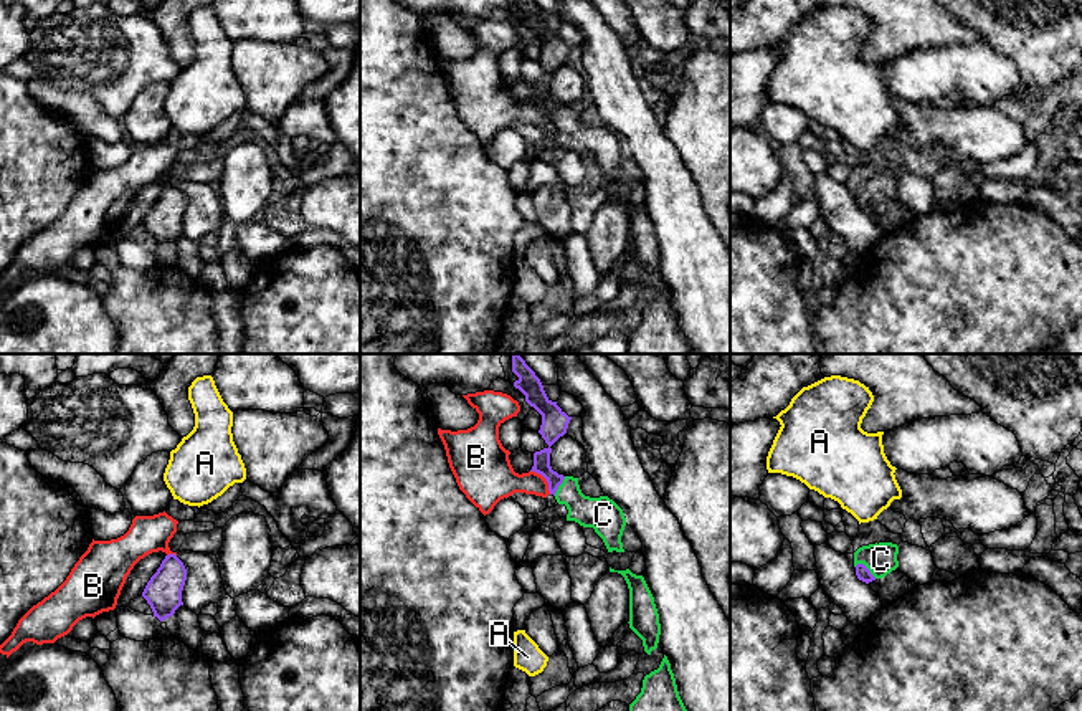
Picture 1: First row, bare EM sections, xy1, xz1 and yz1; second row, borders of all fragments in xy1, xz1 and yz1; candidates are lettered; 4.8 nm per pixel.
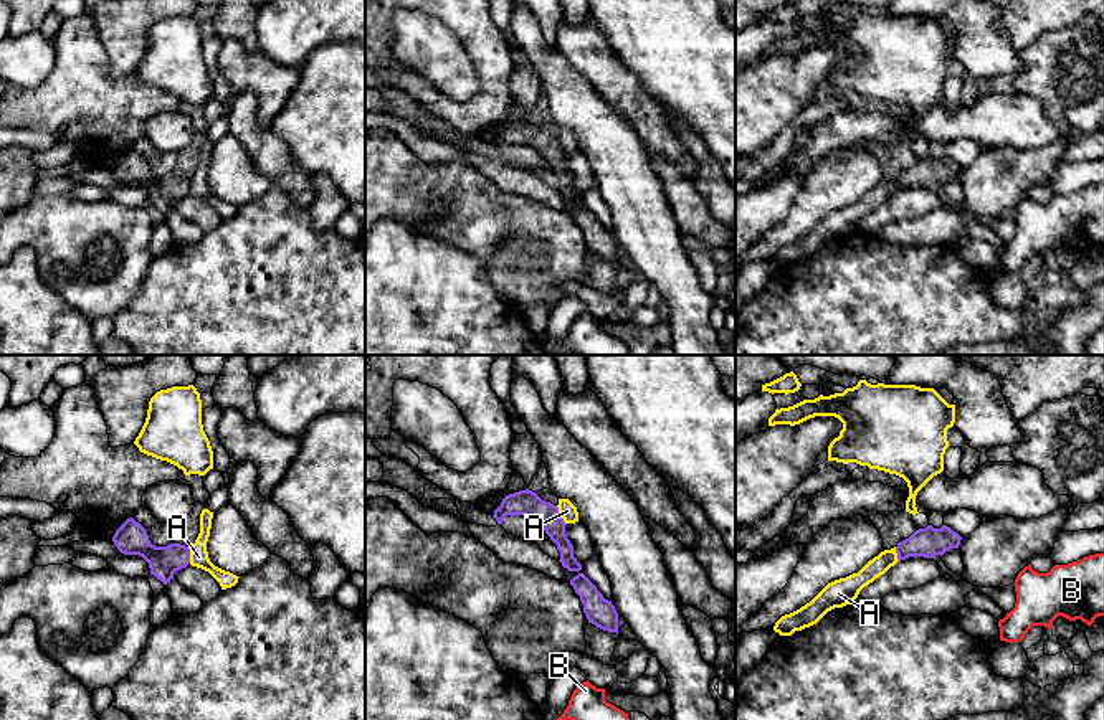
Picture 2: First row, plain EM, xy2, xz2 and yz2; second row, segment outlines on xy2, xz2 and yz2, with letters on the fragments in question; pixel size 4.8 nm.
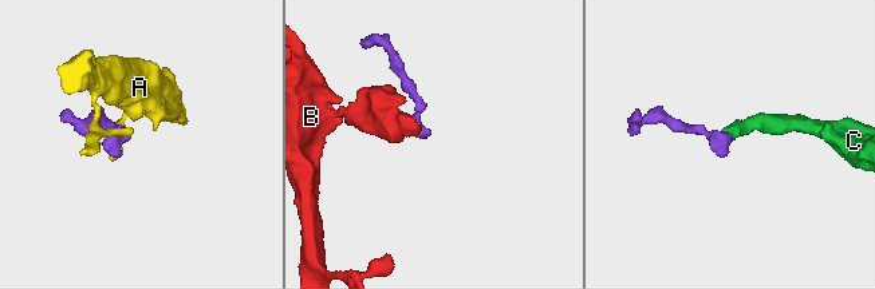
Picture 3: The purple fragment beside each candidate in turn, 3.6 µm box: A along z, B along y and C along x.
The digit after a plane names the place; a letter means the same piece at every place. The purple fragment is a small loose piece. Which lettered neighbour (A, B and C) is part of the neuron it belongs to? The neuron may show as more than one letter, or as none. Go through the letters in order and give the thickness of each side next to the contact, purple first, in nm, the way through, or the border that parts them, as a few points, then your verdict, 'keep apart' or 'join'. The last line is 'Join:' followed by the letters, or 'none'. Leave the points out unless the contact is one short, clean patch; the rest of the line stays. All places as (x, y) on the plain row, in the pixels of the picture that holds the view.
A: 130/80 nm | along xz2 (556, 136), (566, 154) | keep apart
B: 110/200 nm | along xz1 (531, 100), (545, 109), (550, 123) | keep apart
C: 70/160 nm | across yz1 (863, 202), (866, 197), (873, 190), (881, 189) | join
Join: C

